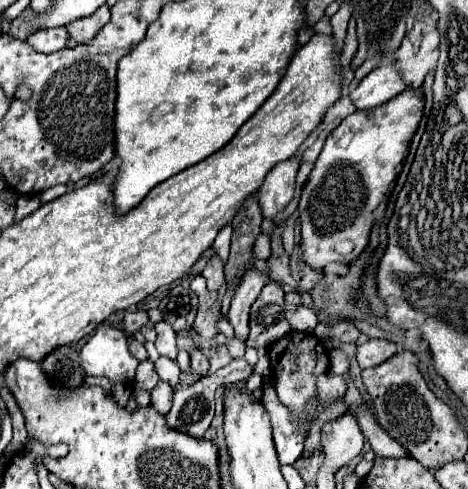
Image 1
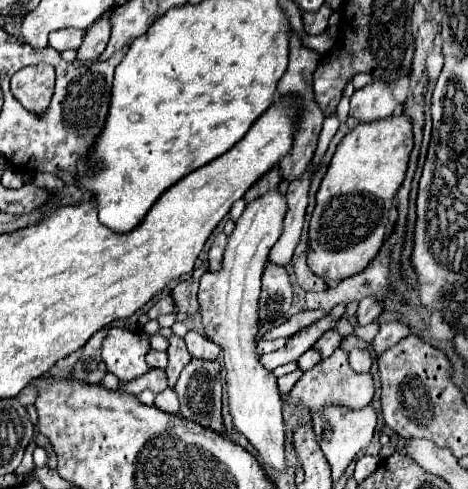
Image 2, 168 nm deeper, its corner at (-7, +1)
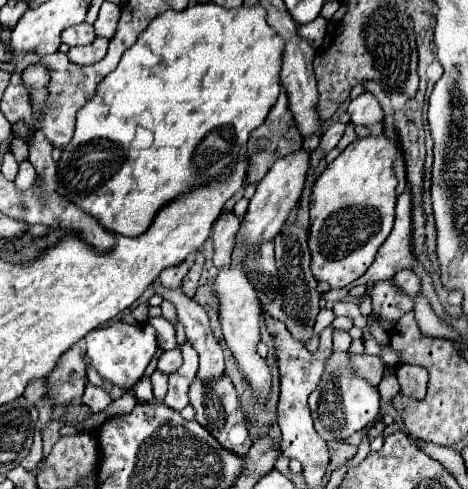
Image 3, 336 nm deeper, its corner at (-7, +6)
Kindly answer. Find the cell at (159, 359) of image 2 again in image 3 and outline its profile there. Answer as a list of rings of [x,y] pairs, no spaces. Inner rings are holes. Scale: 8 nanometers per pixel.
[[[171,349],[171,351],[163,351],[159,361],[157,361],[157,369],[163,371],[163,373],[173,373],[175,369],[179,369],[179,363],[181,363],[181,353],[179,349]]]

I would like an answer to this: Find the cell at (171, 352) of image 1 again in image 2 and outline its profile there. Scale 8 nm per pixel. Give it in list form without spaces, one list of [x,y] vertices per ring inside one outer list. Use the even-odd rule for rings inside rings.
[[[171,336],[169,338],[169,366],[167,366],[167,382],[169,382],[169,388],[175,386],[181,370],[191,362],[191,354],[187,352],[185,348],[185,340],[179,338],[179,336]]]

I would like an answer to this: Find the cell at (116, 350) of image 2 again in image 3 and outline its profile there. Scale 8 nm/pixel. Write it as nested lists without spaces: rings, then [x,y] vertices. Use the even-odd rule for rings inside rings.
[[[115,321],[109,327],[93,329],[91,333],[85,335],[85,353],[91,361],[91,365],[97,369],[97,373],[105,381],[127,391],[143,377],[147,365],[151,363],[153,355],[157,353],[157,335],[149,323],[127,325],[123,321]]]

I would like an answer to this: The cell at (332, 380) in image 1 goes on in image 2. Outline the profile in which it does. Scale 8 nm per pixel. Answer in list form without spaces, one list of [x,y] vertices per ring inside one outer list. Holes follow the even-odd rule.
[[[337,348],[329,358],[323,358],[315,368],[307,370],[303,378],[291,388],[289,396],[301,406],[303,412],[311,414],[323,410],[327,404],[343,404],[349,408],[363,408],[373,400],[373,378],[371,374],[359,374],[349,366],[349,354],[343,348]]]

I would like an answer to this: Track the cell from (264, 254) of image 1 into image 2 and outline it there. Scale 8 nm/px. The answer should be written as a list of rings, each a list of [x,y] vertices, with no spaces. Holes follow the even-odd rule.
[[[337,116],[325,118],[325,122],[323,122],[323,130],[321,130],[321,136],[319,136],[319,146],[317,146],[317,154],[313,156],[313,158],[315,158],[315,170],[319,168],[319,162],[321,162],[321,158],[323,158],[325,150],[327,150],[329,142],[331,142],[331,138],[335,136],[337,128],[339,128],[339,120],[337,120]]]

